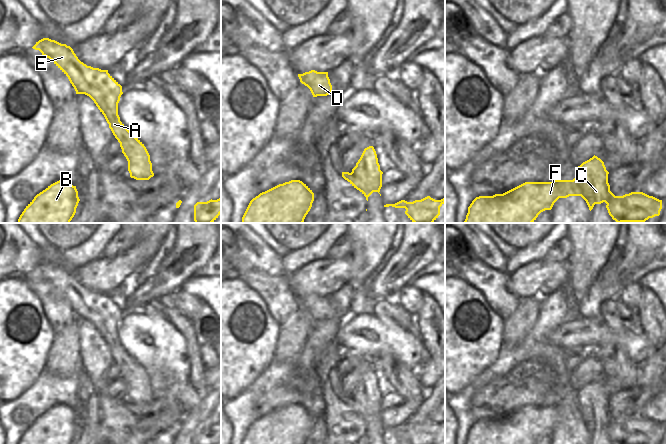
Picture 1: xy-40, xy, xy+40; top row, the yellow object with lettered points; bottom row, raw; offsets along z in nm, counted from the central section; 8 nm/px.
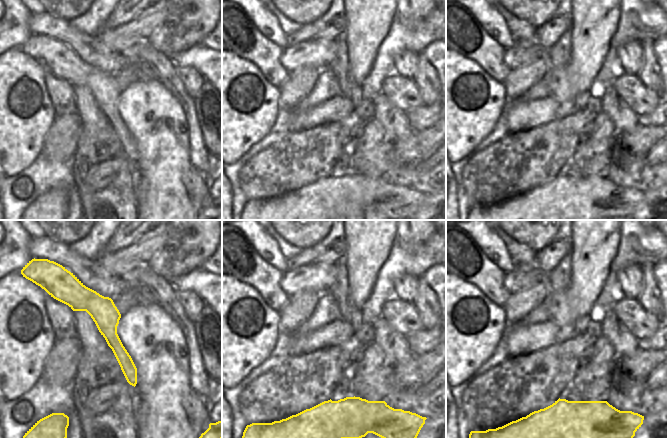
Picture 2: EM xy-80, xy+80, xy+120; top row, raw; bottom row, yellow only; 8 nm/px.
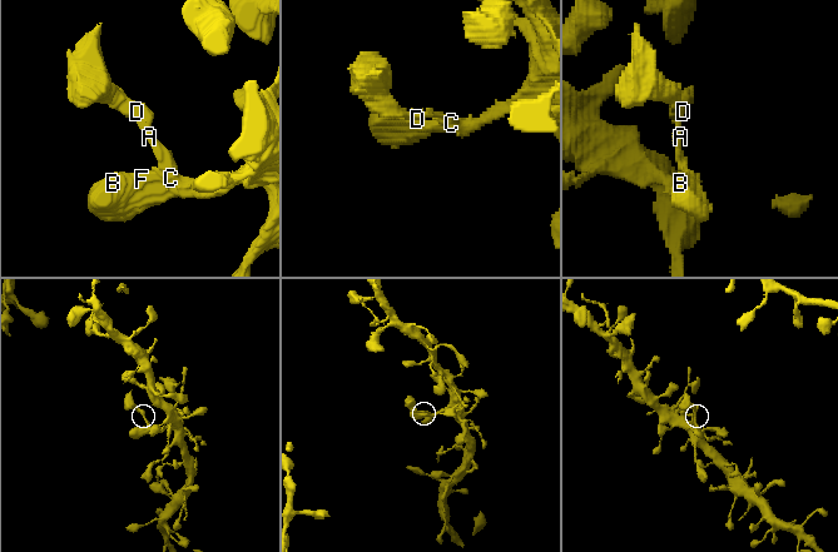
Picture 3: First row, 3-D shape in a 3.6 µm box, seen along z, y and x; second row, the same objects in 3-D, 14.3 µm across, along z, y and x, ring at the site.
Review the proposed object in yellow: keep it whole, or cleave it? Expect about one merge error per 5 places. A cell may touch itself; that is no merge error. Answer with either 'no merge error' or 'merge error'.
merge error

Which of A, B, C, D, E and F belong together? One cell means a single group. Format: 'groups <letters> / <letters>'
groups A D E / B C F

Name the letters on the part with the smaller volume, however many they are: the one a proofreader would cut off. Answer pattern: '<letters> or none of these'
A, D, E

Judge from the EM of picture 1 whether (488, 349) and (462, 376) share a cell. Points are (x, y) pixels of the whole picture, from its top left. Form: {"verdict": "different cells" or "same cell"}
{"verdict": "same cell"}

